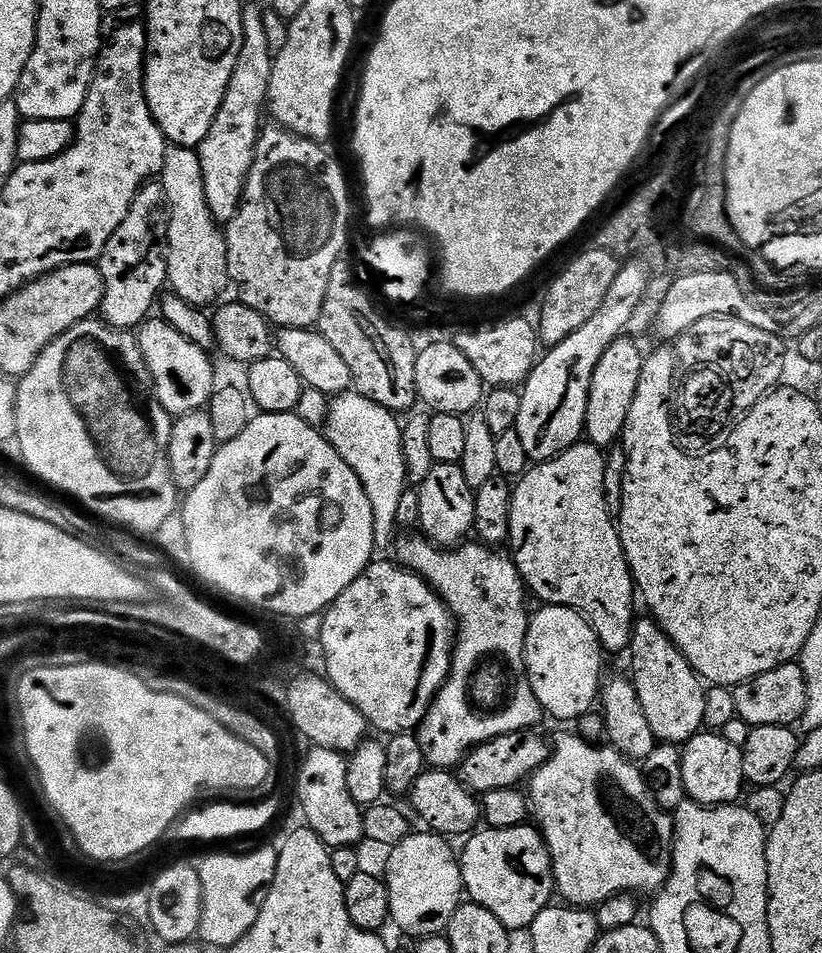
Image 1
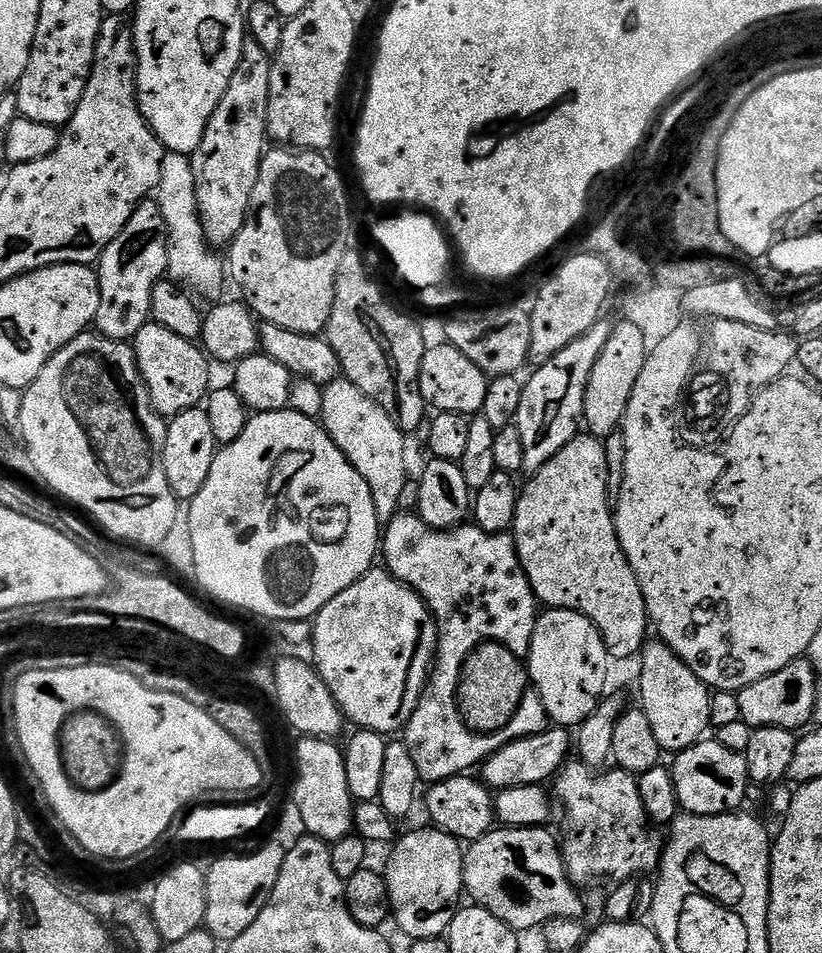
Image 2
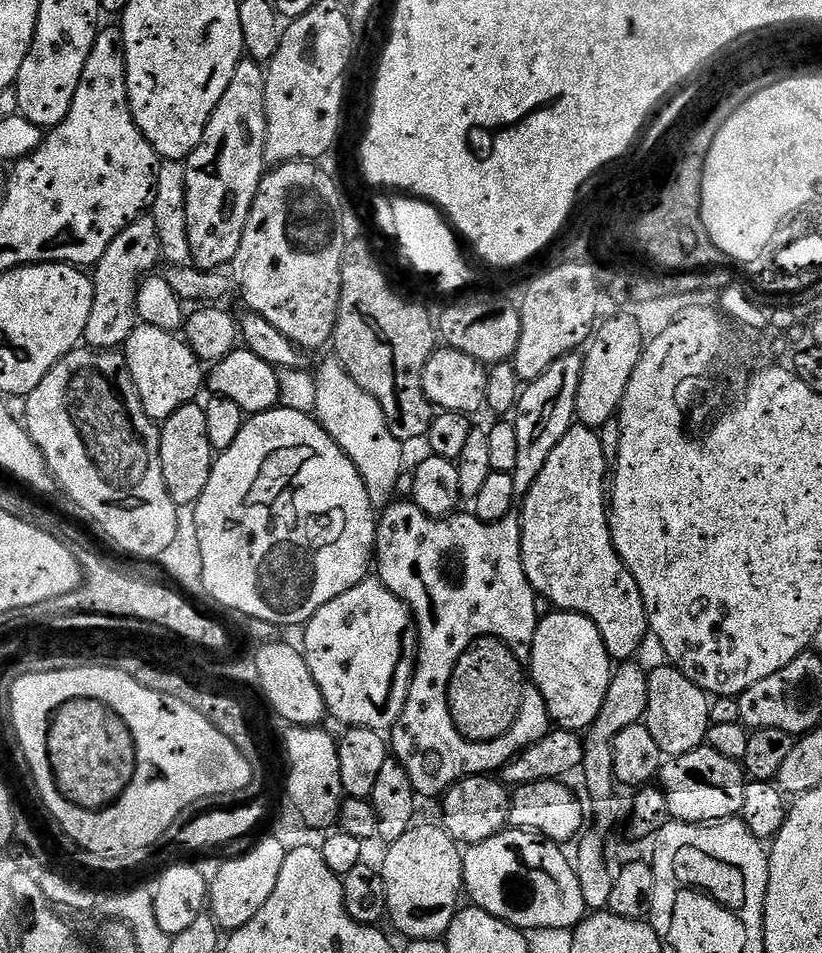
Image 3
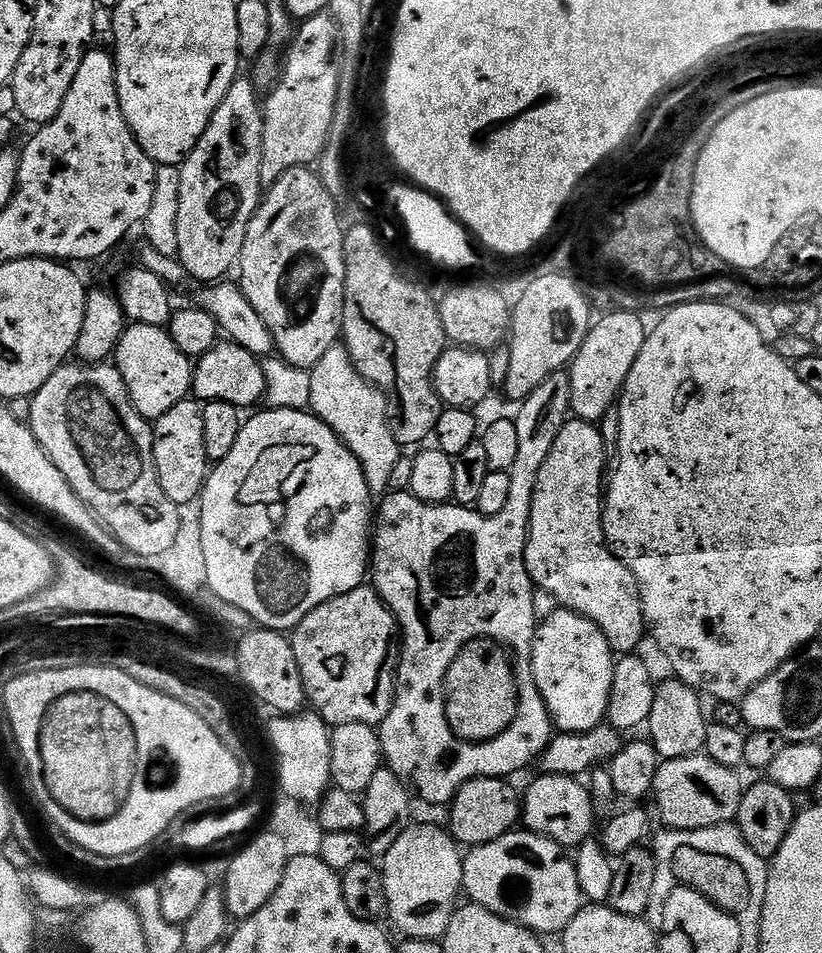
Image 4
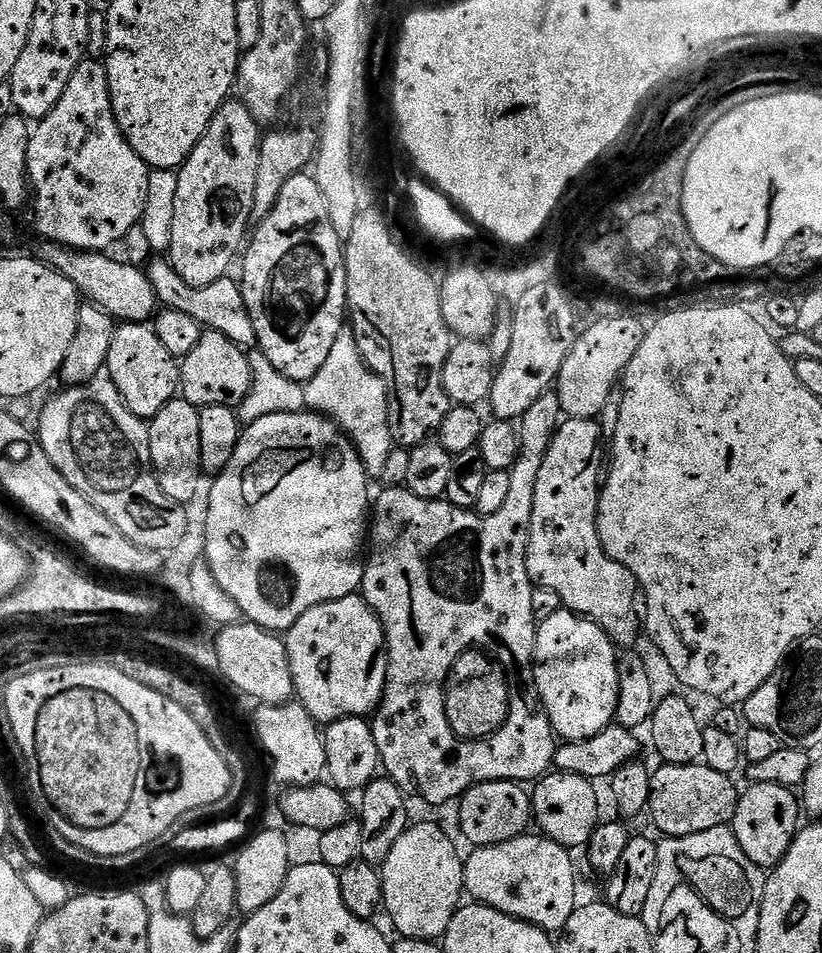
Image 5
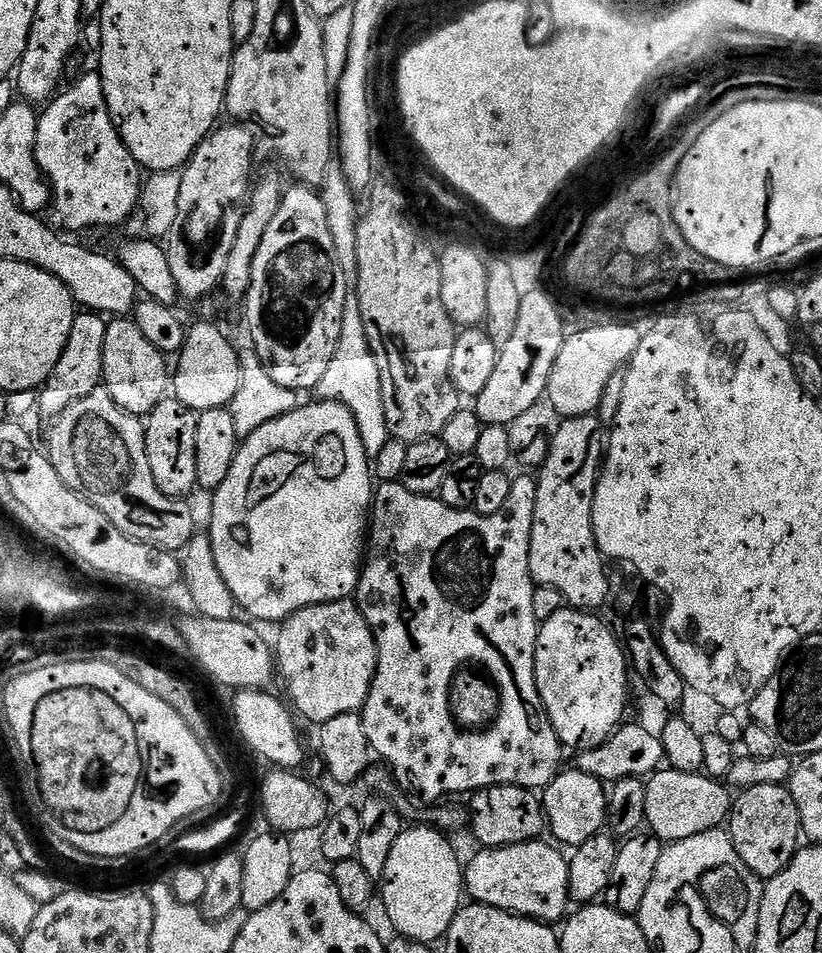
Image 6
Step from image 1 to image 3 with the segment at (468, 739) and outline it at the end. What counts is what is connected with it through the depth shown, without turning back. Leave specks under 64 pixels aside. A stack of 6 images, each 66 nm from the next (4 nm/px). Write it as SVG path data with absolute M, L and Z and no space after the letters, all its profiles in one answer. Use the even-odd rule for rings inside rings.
M393 502L379 513L378 523L376 525L376 546L374 549L374 572L375 575L392 591L395 596L404 601L412 612L412 619L418 637L418 651L416 653L416 662L411 669L412 681L406 685L408 697L402 706L402 714L398 718L398 722L390 729L390 752L398 763L406 770L406 774L410 774L410 782L414 786L417 797L436 796L443 797L444 793L454 784L459 784L465 780L467 776L478 776L481 774L492 774L504 767L512 761L514 757L520 753L523 748L528 748L534 742L538 742L542 737L550 731L550 721L548 719L548 711L546 710L546 702L542 698L542 694L533 686L527 692L526 698L522 699L523 711L520 712L520 724L516 724L516 728L512 728L512 732L508 732L508 736L504 736L504 740L496 740L496 744L464 744L464 740L460 740L456 734L455 728L448 720L448 710L444 708L444 688L448 680L448 674L451 671L453 660L456 660L457 653L463 648L463 644L468 644L474 638L479 636L494 636L501 639L502 642L513 646L531 645L534 634L536 633L536 625L538 623L538 615L536 616L536 603L538 597L536 591L532 588L532 583L526 578L524 567L522 566L522 554L520 553L520 518L519 515L513 514L502 518L493 524L482 522L476 515L468 514L468 516L460 516L461 514L453 514L451 516L428 516L418 505L411 502Z

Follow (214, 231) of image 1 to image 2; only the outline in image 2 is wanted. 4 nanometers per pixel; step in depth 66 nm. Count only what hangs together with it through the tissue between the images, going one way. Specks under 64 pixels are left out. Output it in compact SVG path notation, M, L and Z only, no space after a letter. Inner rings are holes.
M169 152L162 162L160 183L154 193L168 230L168 271L167 275L181 289L187 290L193 297L216 302L221 299L226 284L226 264L220 260L196 260L200 251L206 248L204 231L200 226L200 215L196 210L196 187L192 173L192 161L189 157Z

